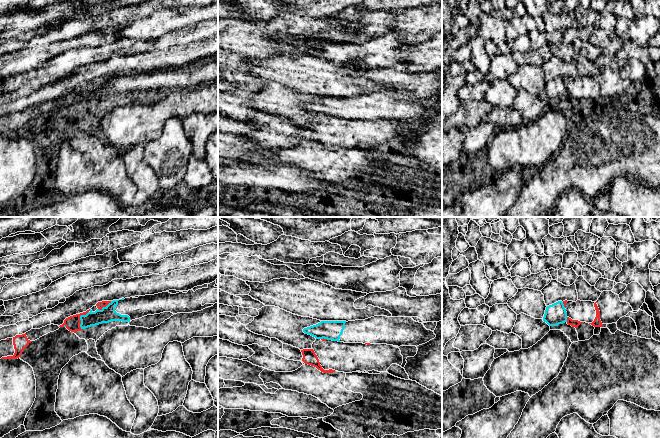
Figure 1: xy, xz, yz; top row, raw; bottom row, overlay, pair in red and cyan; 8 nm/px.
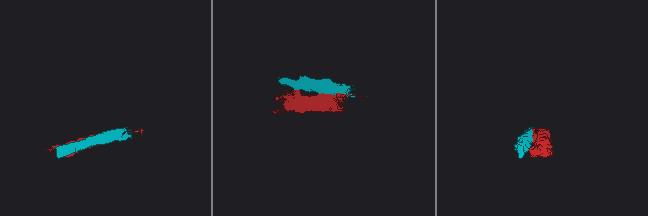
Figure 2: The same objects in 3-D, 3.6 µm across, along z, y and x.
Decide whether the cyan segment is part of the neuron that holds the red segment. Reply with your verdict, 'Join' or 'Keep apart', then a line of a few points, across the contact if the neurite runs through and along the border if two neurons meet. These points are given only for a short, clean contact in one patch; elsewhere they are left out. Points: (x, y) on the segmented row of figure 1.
Keep apart

